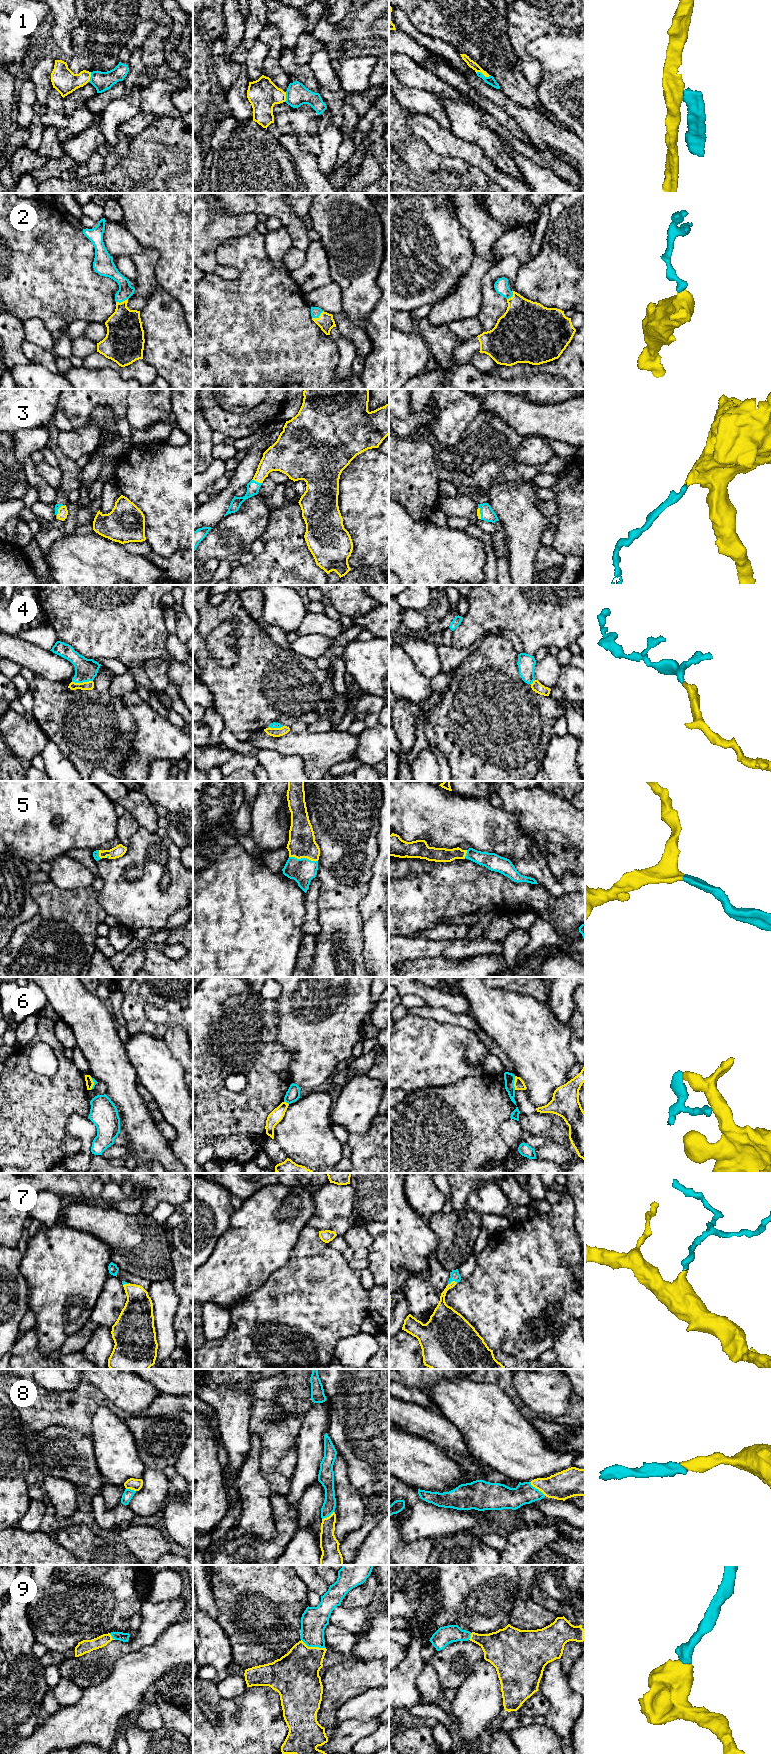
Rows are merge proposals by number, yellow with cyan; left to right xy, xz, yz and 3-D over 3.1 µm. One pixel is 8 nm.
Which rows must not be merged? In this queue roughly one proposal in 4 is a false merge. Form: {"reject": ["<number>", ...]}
{"reject": ["1", "6"]}

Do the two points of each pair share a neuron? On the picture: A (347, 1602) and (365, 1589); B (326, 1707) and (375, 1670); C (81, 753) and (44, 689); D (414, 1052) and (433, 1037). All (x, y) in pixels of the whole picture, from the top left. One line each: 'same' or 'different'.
A: same
B: same
C: same
D: same

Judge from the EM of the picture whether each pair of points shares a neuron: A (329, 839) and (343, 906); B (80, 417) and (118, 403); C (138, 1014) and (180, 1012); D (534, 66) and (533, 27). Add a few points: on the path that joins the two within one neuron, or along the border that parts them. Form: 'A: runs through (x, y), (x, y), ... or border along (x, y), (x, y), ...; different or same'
A: runs through (342, 856), (342, 889); same
B: runs through (89, 407), (95, 401), (108, 401); same
C: runs through (143, 1002), (145, 1000), (163, 1000), (168, 1002); same
D: runs through (524, 56), (522, 54), (523, 37); same

